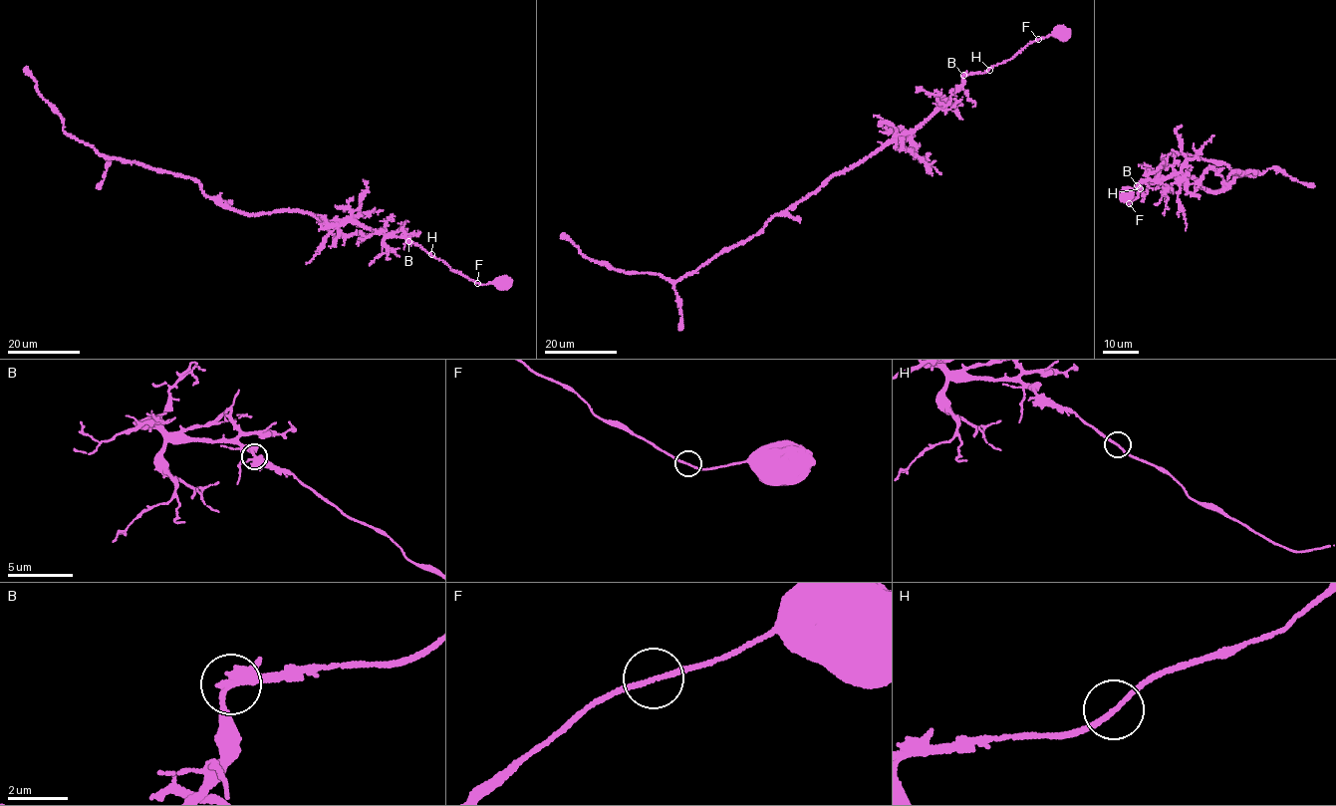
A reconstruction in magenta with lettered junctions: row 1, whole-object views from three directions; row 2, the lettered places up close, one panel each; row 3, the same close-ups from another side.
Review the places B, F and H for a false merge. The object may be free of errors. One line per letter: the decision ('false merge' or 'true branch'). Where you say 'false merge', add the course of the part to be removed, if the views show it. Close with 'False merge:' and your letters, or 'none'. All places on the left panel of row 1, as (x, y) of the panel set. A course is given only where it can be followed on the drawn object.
B: true branch
F: true branch
H: true branch
False merge: none

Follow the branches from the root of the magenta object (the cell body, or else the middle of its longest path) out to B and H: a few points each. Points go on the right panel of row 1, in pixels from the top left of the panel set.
B: (1128, 194), (1125, 198), (1129, 204), (1138, 196), (1141, 187), (1138, 185)
H: (1128, 194), (1125, 198), (1129, 204), (1141, 189)

